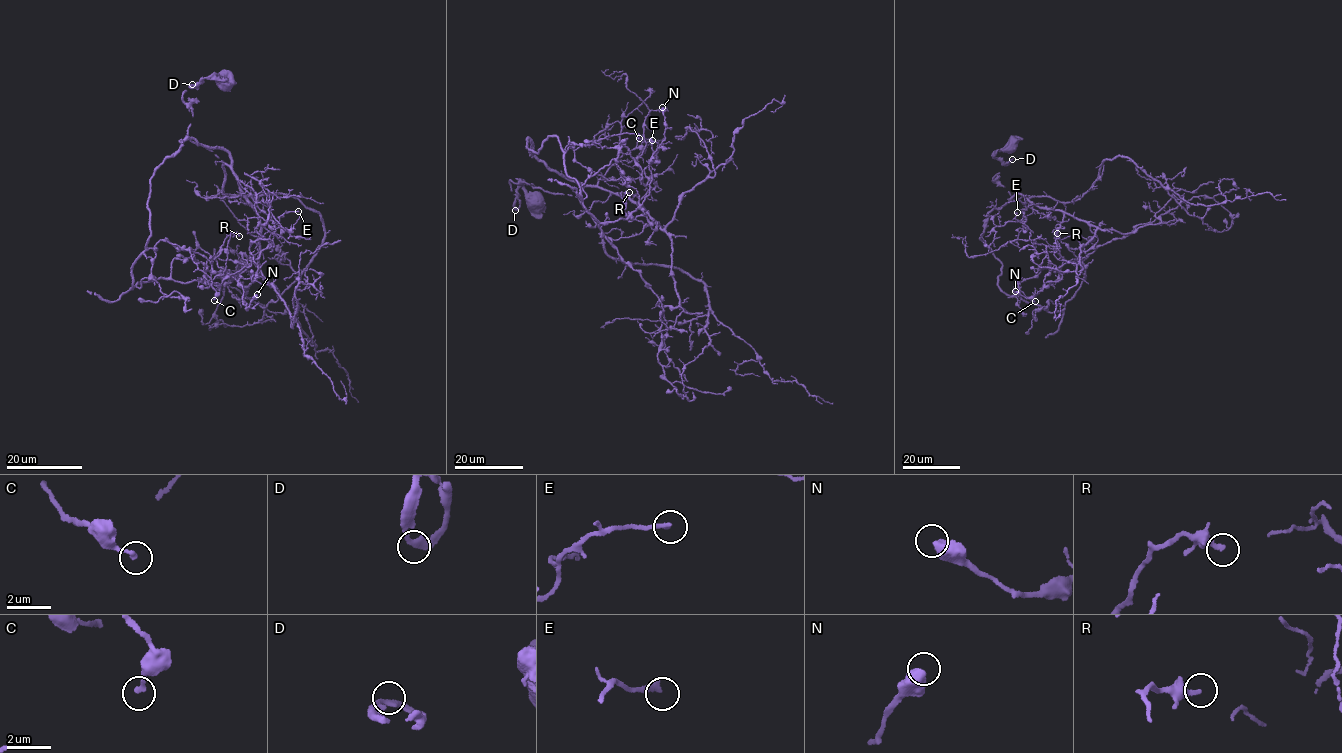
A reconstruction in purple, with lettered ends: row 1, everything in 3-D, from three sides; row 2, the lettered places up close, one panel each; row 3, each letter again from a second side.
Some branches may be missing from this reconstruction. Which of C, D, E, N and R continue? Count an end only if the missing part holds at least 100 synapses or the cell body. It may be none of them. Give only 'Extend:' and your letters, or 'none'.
Extend: none

